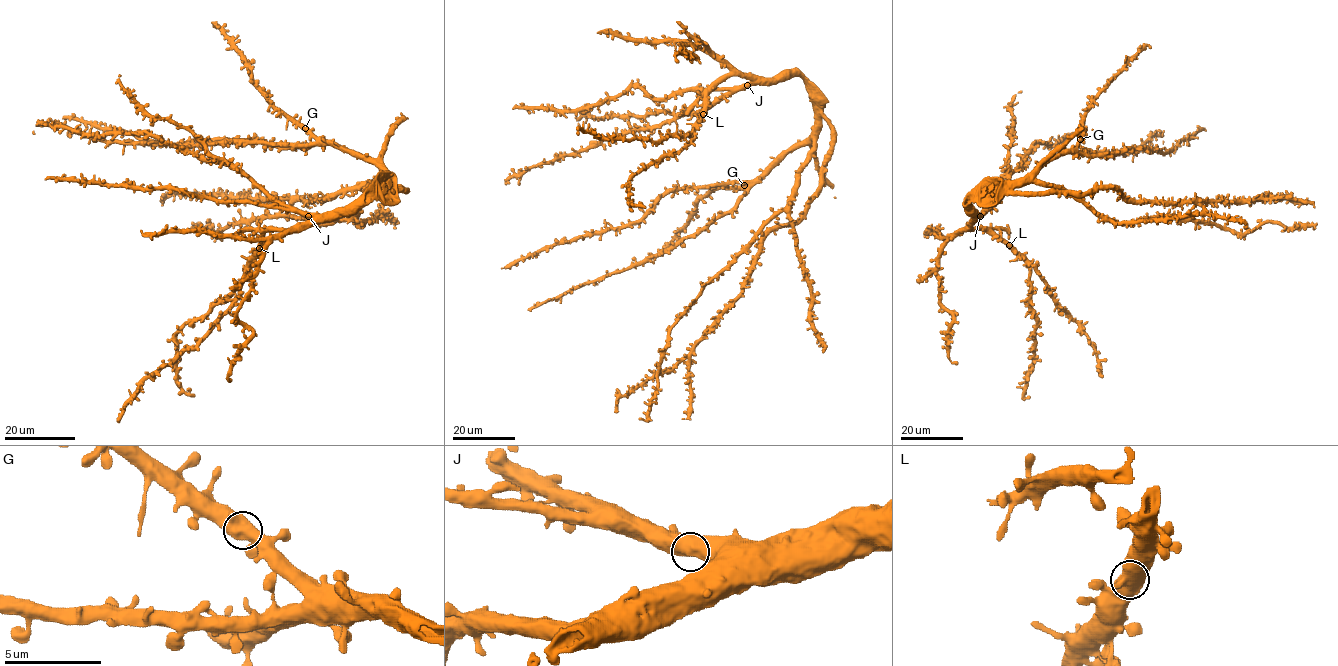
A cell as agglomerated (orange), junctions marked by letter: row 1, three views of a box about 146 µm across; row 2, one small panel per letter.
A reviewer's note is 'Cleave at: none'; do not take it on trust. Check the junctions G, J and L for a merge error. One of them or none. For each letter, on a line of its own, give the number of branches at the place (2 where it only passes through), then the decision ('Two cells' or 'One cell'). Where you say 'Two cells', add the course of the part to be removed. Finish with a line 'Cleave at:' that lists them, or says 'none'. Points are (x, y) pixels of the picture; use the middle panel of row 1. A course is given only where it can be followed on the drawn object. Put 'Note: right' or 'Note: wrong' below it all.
G: Branches: 2. One cell
J: Branches: 2. One cell
L: Branches: 2. One cell
Cleave at: none
Note: right

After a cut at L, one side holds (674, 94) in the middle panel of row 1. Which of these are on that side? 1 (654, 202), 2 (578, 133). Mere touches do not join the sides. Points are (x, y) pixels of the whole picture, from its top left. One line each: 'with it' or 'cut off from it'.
1: with it
2: cut off from it

